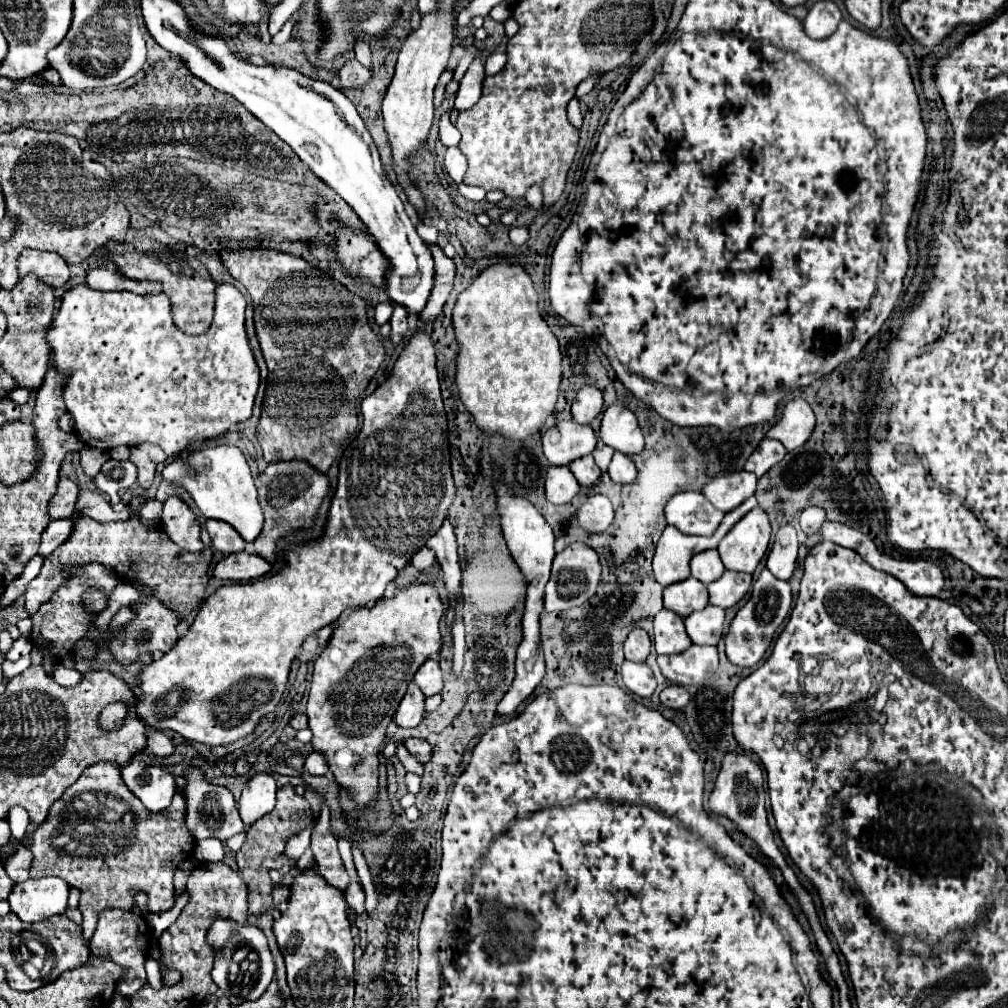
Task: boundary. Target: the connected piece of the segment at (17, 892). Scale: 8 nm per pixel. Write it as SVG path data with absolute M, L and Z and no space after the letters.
M43 877L43 879L27 879L25 883L17 883L7 901L11 905L11 911L21 921L37 923L37 921L43 921L43 919L47 919L51 915L65 913L67 895L69 895L69 885L63 879L59 879L59 877Z

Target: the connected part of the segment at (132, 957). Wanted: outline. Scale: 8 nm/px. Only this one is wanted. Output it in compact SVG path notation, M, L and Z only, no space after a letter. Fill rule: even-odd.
M105 909L99 915L97 931L91 939L91 955L111 959L123 969L123 975L117 981L117 991L125 997L131 997L145 985L145 961L149 957L149 943L151 943L151 933L143 917L139 917L135 911ZM139 943L141 943L141 949L139 949Z

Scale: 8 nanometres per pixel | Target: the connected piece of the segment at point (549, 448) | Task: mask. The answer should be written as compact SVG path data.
M559 421L543 435L545 457L551 465L569 465L571 461L593 453L595 445L597 437L591 425L575 421Z

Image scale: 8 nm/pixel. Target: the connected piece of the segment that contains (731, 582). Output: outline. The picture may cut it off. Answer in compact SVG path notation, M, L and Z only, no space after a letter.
M725 571L717 581L709 585L709 603L721 609L733 607L747 593L749 587L751 587L749 573Z

